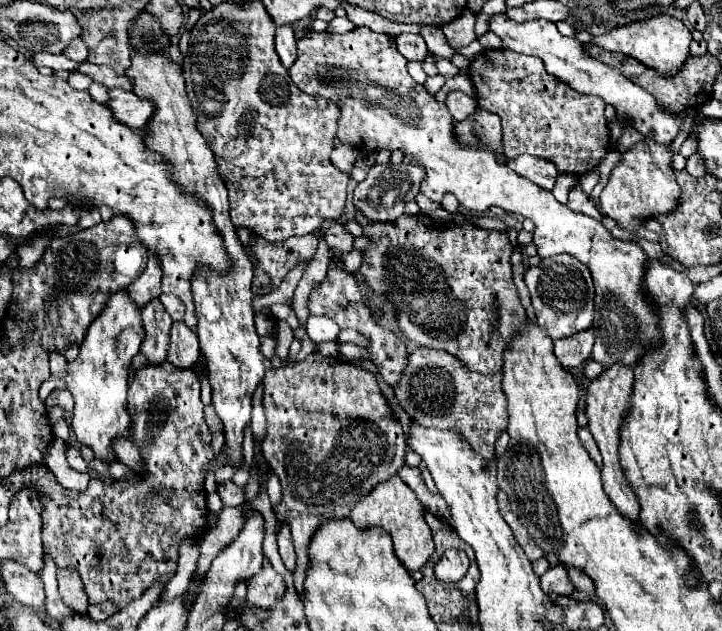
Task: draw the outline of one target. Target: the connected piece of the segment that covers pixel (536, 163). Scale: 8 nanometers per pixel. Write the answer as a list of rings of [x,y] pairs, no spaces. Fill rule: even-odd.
[[[519,155],[515,159],[505,157],[505,165],[511,167],[521,177],[539,185],[541,189],[551,191],[553,185],[555,185],[557,169],[555,169],[553,161],[549,161],[549,159],[541,159],[541,157],[535,157],[535,155]]]

